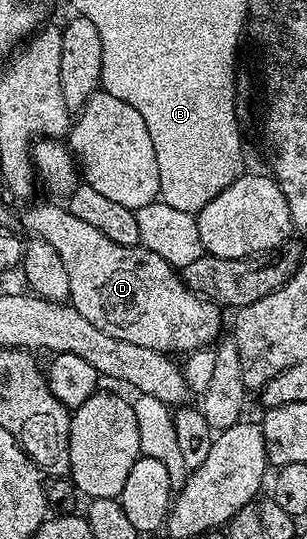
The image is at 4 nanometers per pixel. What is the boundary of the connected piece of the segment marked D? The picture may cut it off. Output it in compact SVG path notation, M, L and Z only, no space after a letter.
M42 202L34 206L26 214L26 226L39 242L52 244L64 260L64 272L68 272L69 305L84 316L84 320L96 324L100 332L108 332L108 336L116 336L116 340L128 340L128 344L140 344L143 348L152 348L161 354L179 356L185 350L198 350L201 346L217 343L222 333L222 314L218 303L201 298L182 283L181 273L169 266L156 252L144 245L125 246L116 244L116 240L108 240L92 224L87 224L76 216L72 216L65 205L52 206Z

